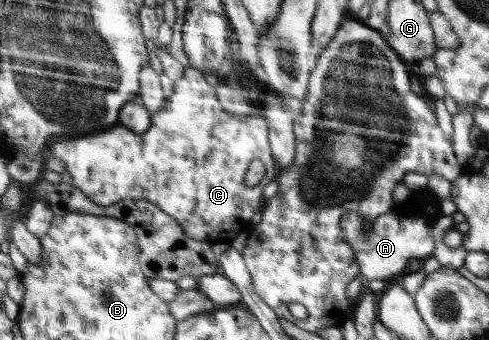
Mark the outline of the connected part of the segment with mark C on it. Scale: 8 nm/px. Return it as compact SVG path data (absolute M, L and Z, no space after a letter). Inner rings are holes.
M186 68L177 80L173 94L166 105L150 113L151 128L143 134L135 134L125 126L105 130L101 134L85 135L83 138L59 139L50 146L53 156L65 163L65 168L73 177L72 183L98 206L113 206L121 201L144 199L154 203L167 214L172 215L192 239L209 242L231 243L240 232L248 227L253 214L261 206L263 188L277 176L275 161L271 158L267 142L267 124L259 112L247 118L235 118L227 114L221 104L217 104L215 90L201 78L201 72ZM252 160L261 160L266 172L259 184L246 187L243 178Z

